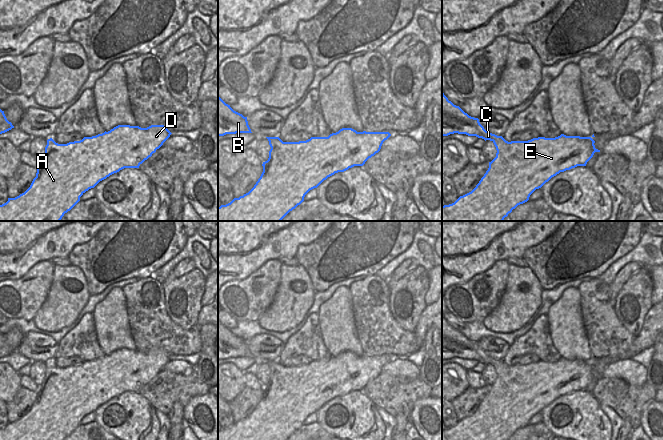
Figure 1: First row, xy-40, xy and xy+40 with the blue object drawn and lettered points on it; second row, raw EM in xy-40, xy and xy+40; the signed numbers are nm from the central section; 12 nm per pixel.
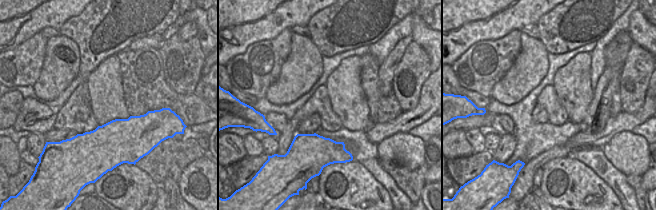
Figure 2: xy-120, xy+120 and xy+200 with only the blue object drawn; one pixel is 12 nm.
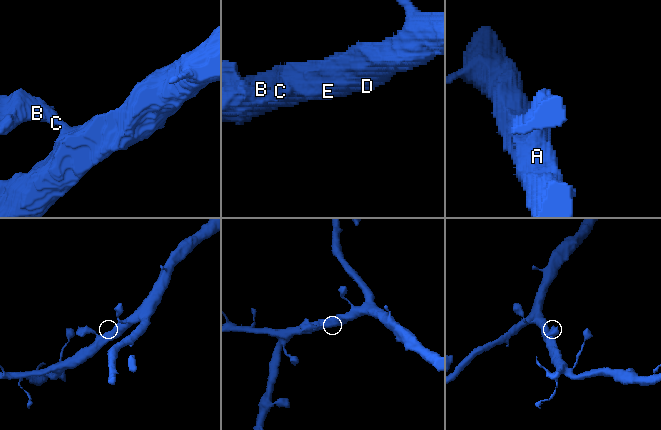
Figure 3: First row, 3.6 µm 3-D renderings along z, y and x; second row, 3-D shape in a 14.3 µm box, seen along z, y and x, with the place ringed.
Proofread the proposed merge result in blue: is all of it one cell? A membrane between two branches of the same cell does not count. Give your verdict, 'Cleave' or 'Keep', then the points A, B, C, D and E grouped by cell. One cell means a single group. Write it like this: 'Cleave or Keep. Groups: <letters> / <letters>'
Keep. Groups: A B C D E

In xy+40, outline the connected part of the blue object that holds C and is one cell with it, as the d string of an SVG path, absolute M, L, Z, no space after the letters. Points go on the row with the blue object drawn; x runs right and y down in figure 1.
M442 92L442 136L454 133L476 136L485 141L490 140L494 143L497 153L496 157L489 162L488 170L471 192L460 196L452 204L442 206L442 221L503 221L513 209L527 202L530 195L536 189L541 188L552 177L577 166L586 166L594 153L600 152L600 150L595 148L595 141L592 139L595 137L594 134L591 137L566 136L561 134L555 138L538 137L528 141L508 142L502 136L497 136L486 131L478 118L469 116L459 106L449 101Z

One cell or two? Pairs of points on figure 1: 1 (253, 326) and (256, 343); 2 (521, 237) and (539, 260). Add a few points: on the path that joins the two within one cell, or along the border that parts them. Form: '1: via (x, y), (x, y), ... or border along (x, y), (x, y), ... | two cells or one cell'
1: border along (278, 339), (267, 334), (256, 334), (247, 341) | two cells
2: border along (549, 235), (530, 246), (522, 258) | two cells

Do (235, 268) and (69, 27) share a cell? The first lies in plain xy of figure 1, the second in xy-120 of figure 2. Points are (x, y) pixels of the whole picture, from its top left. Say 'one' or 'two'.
two

